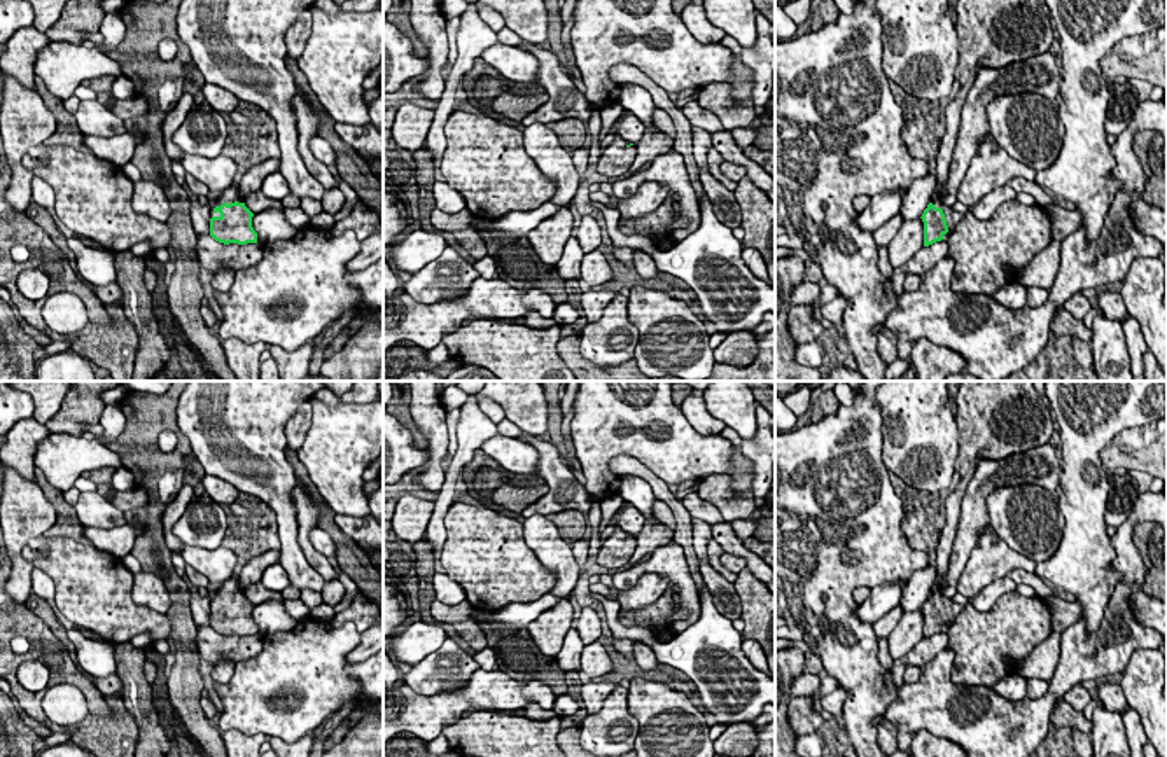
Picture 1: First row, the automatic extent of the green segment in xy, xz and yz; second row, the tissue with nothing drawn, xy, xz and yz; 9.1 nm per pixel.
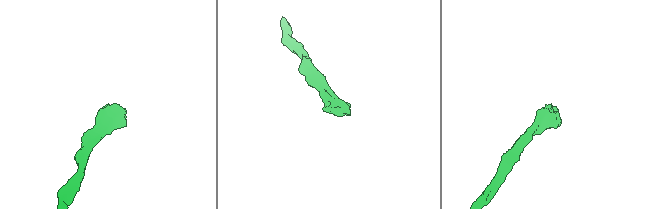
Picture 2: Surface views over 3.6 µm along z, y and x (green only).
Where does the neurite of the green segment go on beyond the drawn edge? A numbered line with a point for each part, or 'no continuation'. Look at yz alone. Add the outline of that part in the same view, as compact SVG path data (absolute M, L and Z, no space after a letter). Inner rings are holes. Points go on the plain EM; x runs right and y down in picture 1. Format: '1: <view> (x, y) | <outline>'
1: yz (994, 418) | M959 381L955 404L959 430L955 472L961 481L945 498L933 591L933 596L943 601L948 617L943 631L962 612L962 605L945 596L940 584L948 572L964 491L976 472L978 460L1003 460L1015 453L1027 453L1046 444L1057 428L1052 409L1036 392L1034 381Z

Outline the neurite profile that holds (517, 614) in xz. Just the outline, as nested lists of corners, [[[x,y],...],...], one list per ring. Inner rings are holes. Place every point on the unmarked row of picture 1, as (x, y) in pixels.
[[[548,593],[528,603],[511,603],[500,610],[485,612],[485,619],[492,626],[528,626],[544,610],[553,608],[560,600],[560,596],[553,596],[551,593]]]

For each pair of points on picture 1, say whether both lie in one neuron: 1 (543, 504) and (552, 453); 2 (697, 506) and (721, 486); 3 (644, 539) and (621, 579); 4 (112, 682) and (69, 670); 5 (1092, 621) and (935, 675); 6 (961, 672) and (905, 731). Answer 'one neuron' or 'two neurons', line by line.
1: one neuron
2: two neurons
3: two neurons
4: two neurons
5: two neurons
6: two neurons

